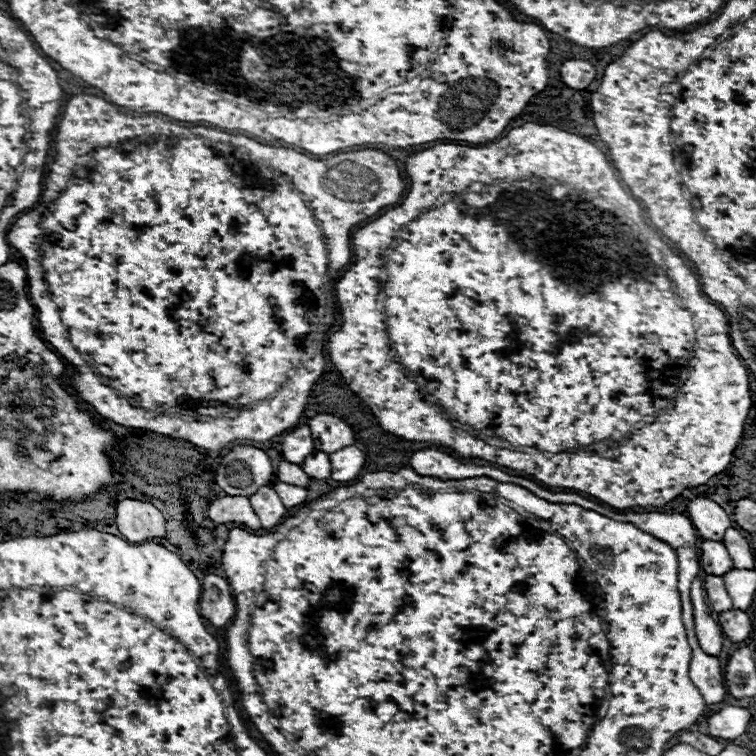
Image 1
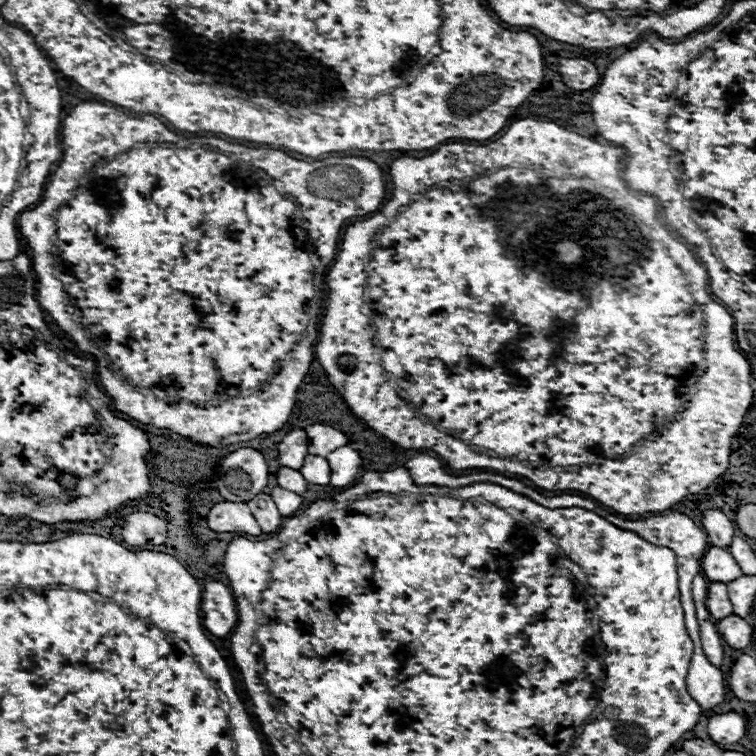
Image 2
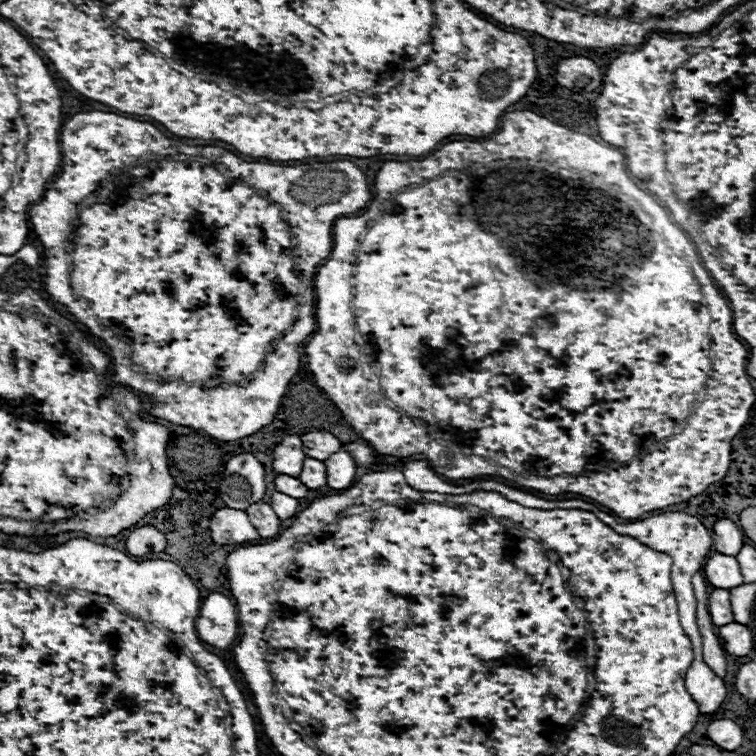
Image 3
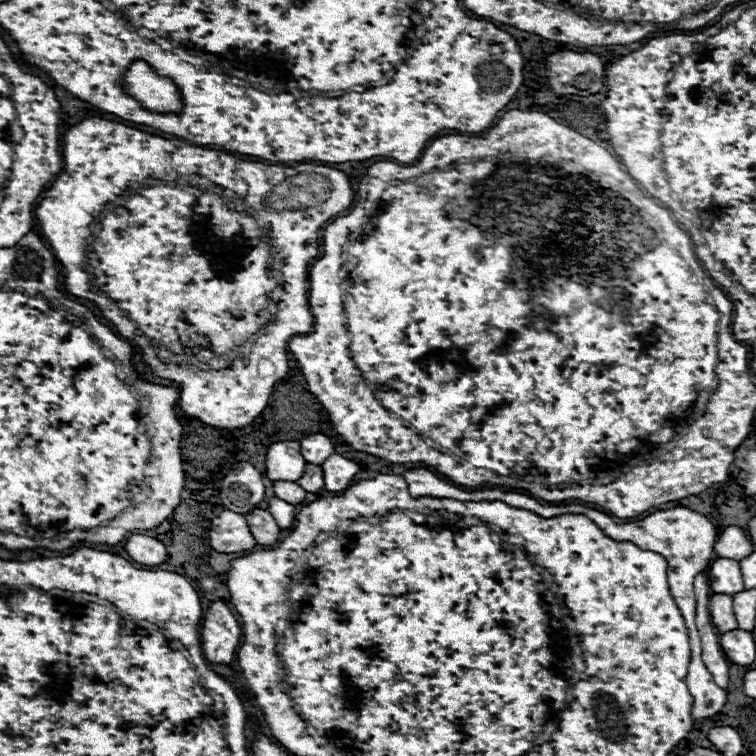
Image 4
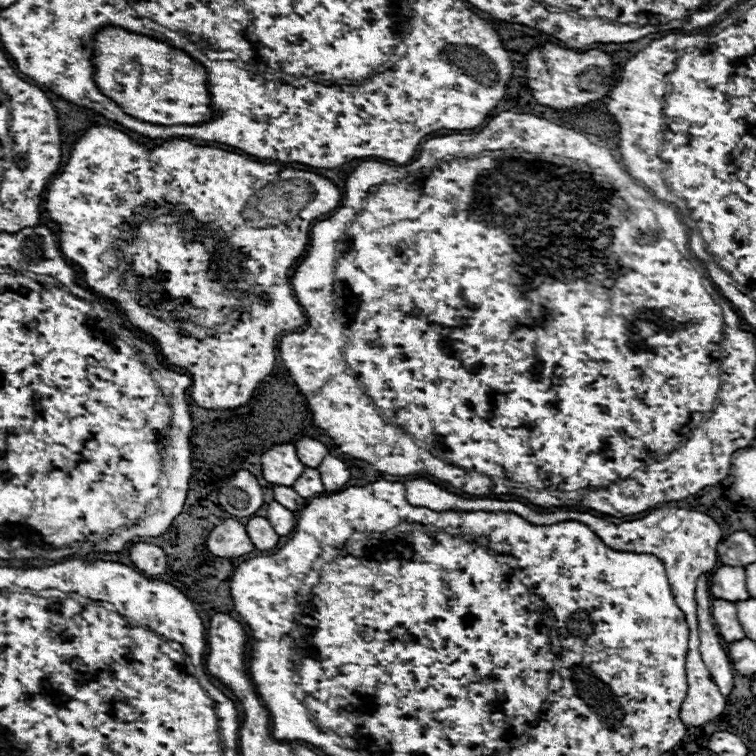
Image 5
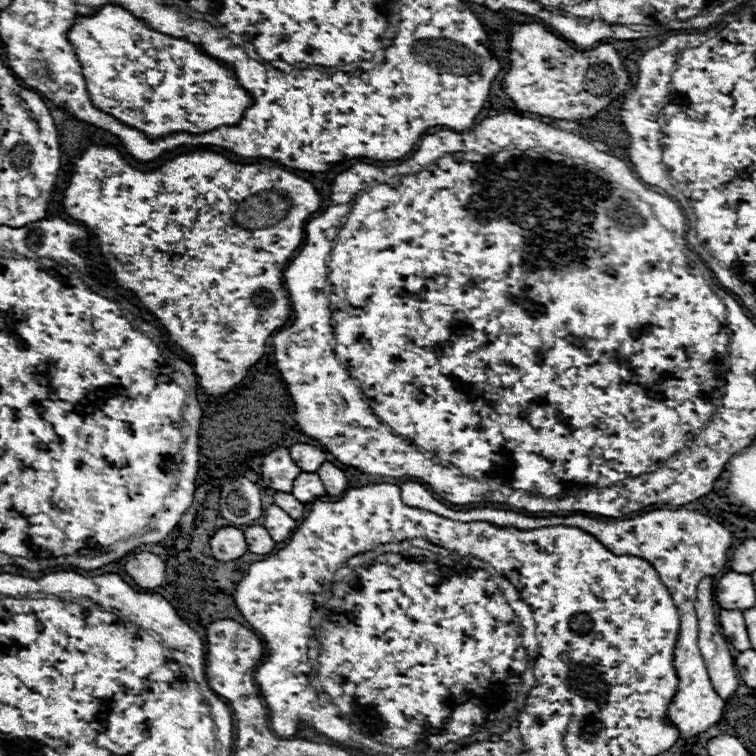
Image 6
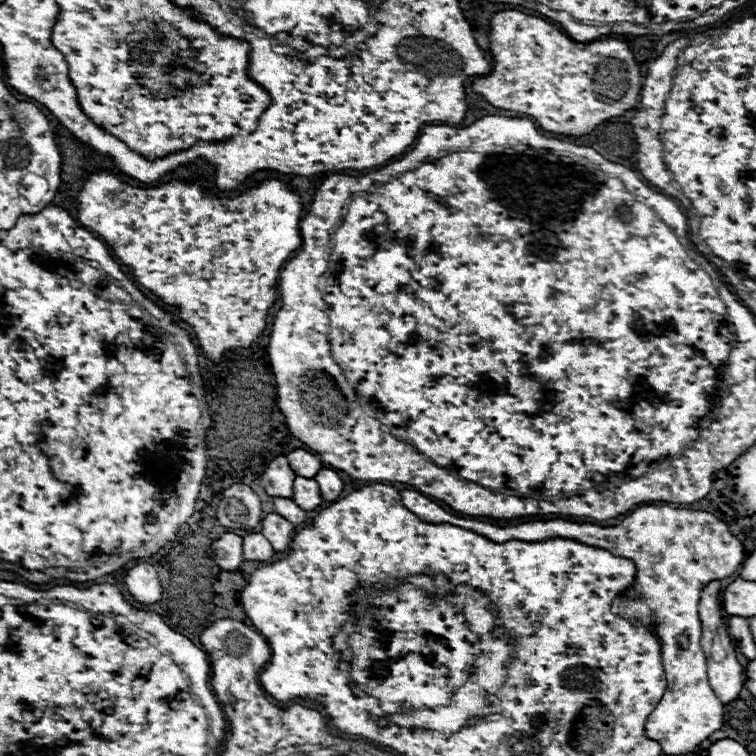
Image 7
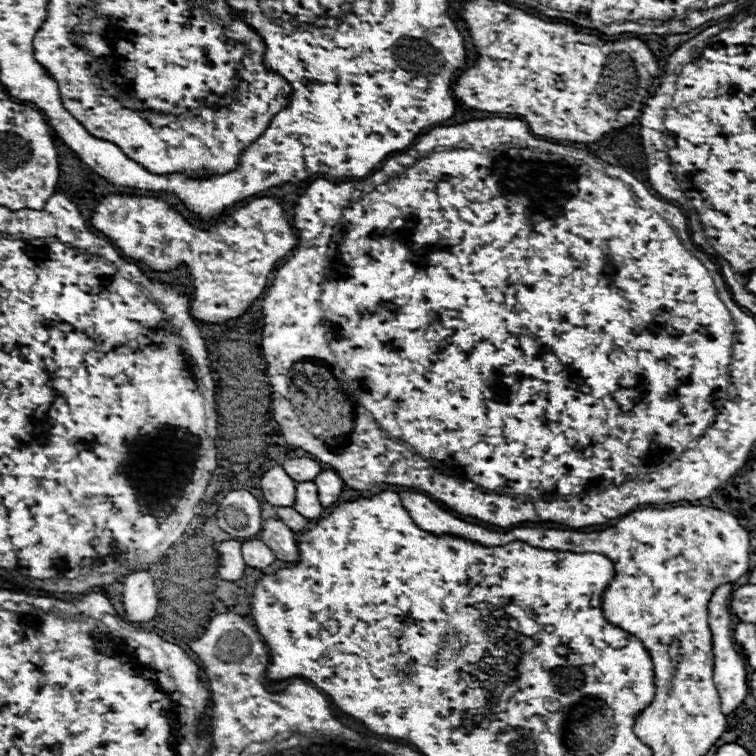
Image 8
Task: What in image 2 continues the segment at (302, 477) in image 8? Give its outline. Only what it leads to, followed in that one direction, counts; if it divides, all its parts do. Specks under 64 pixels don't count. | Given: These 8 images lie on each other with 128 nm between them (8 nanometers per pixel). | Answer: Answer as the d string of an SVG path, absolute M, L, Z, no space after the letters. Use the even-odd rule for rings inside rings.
M320 422L310 424L306 428L306 434L310 438L310 454L318 454L318 456L330 454L332 450L338 450L348 444L348 438L344 432Z

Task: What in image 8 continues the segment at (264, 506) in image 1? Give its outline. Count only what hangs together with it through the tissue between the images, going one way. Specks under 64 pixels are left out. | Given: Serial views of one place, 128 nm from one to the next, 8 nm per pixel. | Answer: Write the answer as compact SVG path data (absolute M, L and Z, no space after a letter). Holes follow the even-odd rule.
M256 538L242 542L242 556L244 556L244 562L252 568L266 568L274 562L274 552Z

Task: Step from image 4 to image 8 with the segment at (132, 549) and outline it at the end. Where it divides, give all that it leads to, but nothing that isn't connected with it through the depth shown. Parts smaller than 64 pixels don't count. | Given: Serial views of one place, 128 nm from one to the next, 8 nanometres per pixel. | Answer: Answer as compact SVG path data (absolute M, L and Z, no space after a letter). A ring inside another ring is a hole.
M136 570L126 576L122 602L124 602L126 618L132 624L148 622L156 616L158 594L156 594L152 576L146 570Z

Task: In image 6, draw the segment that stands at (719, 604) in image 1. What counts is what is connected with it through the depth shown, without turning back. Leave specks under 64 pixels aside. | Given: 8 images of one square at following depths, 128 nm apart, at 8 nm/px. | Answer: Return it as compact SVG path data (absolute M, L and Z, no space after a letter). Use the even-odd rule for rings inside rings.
M722 608L718 612L718 622L720 622L720 630L724 634L724 638L736 648L736 650L748 650L750 640L748 640L748 632L746 632L746 624L744 624L744 616L740 610L726 610Z

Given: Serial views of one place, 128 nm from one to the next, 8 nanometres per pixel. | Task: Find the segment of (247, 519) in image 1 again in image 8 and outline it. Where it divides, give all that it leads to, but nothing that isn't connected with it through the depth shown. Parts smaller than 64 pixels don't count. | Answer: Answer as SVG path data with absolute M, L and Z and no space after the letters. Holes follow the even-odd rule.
M238 540L220 542L218 554L220 554L220 566L218 566L220 578L228 580L228 582L240 580L244 574L244 568L246 568L246 562L240 552L240 542Z

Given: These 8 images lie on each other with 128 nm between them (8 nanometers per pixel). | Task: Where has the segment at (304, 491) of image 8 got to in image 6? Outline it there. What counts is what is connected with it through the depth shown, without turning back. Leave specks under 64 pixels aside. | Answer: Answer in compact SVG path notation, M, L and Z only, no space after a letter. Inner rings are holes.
M302 472L298 476L298 480L294 482L292 494L300 500L300 502L314 502L320 496L326 496L324 484L320 480L320 476L316 472Z

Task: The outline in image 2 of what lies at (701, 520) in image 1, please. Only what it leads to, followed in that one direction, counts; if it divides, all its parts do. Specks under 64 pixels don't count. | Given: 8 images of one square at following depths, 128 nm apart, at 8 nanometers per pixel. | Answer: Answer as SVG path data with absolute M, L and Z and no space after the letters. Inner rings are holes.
M706 510L702 514L702 528L704 528L710 544L722 546L722 548L730 546L732 536L734 536L734 524L724 512L720 512L720 510Z

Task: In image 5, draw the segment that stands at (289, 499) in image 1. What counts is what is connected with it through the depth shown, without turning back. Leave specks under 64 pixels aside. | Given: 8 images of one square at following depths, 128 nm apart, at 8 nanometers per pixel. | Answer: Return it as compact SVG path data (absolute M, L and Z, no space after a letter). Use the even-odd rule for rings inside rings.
M272 500L268 504L268 518L270 518L270 524L274 526L278 536L288 536L290 530L294 530L296 514L292 510L288 510L286 506L282 506L280 502L276 502L276 500Z

